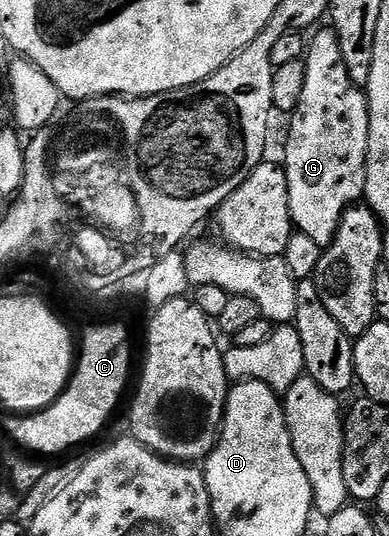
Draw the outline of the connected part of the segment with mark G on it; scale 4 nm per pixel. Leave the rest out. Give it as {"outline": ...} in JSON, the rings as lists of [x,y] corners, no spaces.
{"outline":[[[318,28],[308,42],[305,56],[307,83],[303,83],[303,95],[299,95],[299,107],[288,118],[289,138],[285,141],[285,174],[291,219],[296,232],[301,233],[316,247],[329,245],[335,239],[335,231],[343,215],[365,195],[365,168],[369,150],[369,99],[347,75],[343,63],[343,51],[339,51],[339,39],[332,28]]]}

